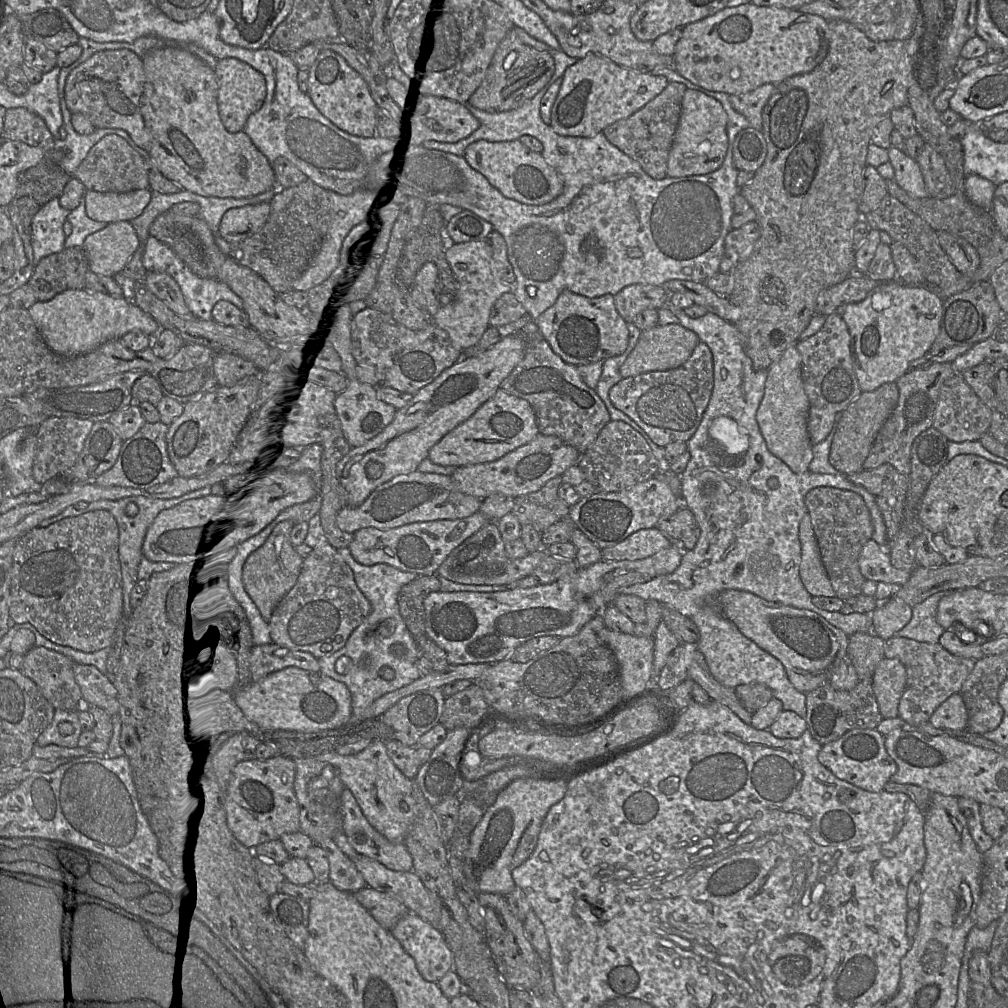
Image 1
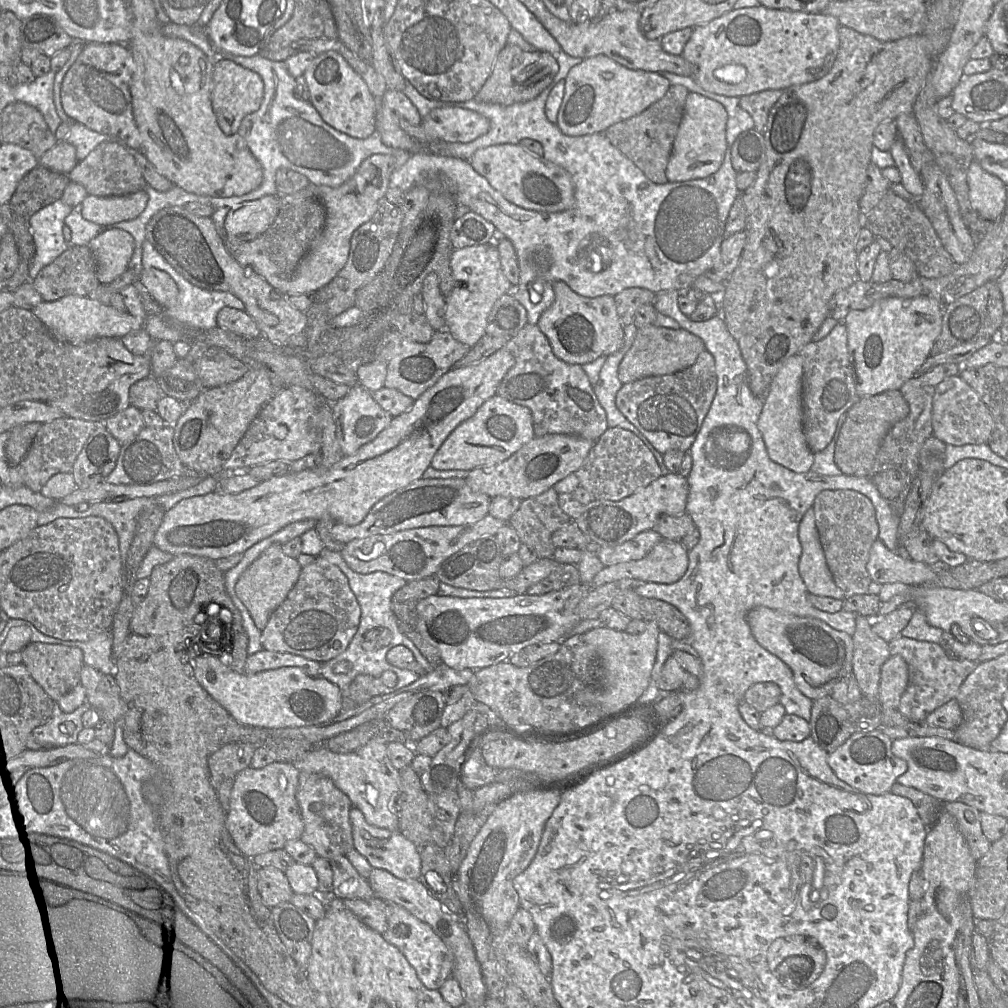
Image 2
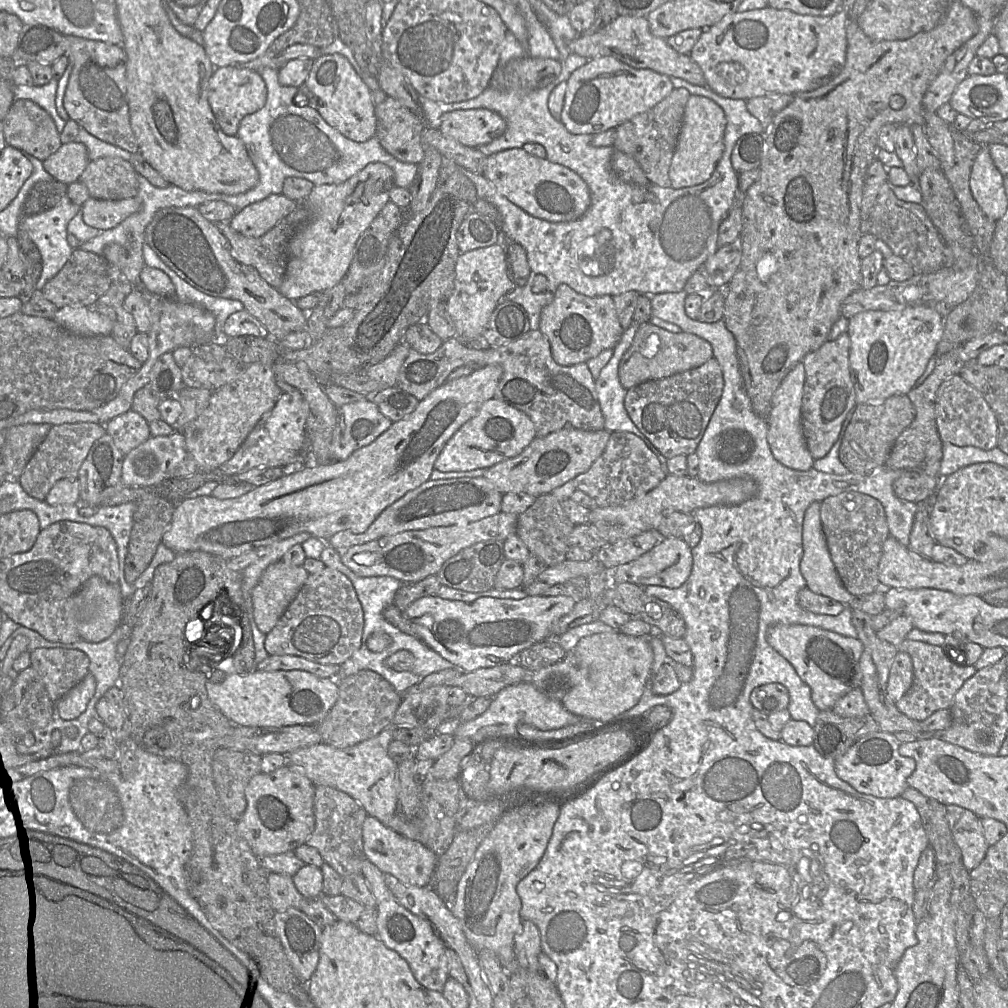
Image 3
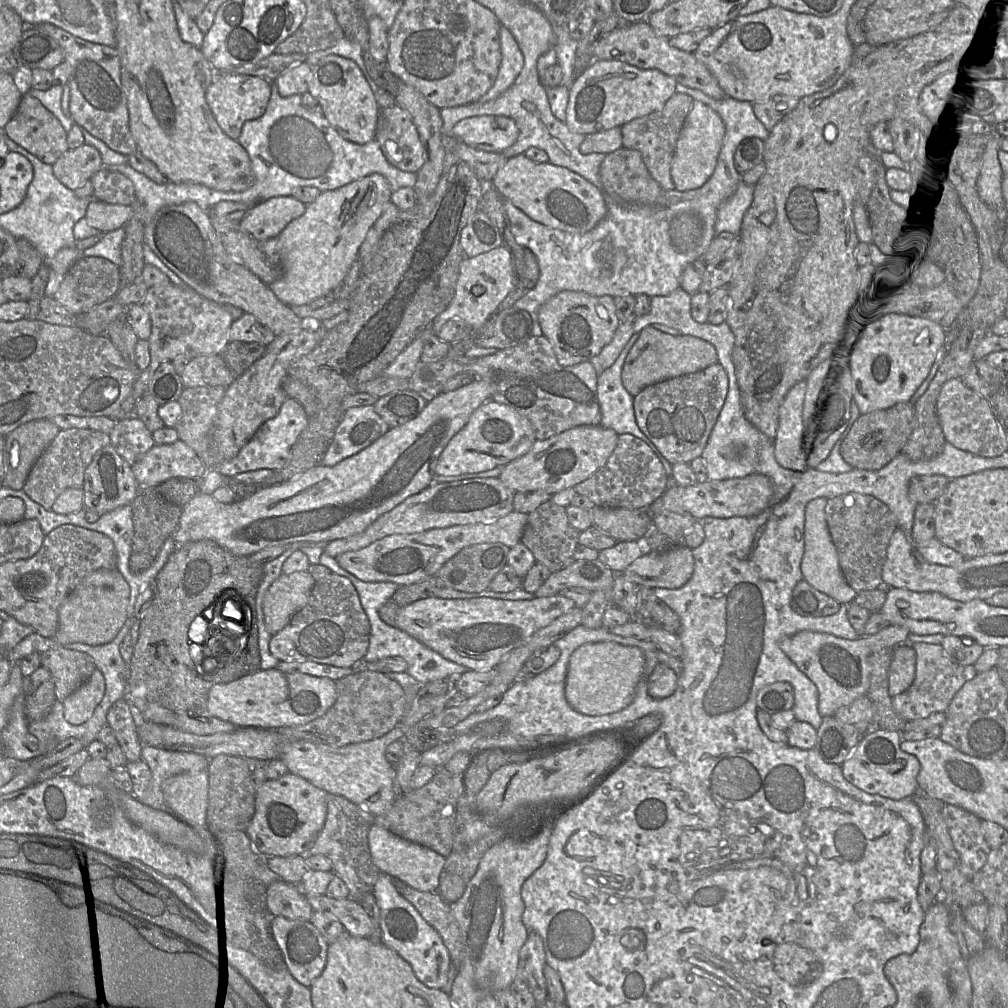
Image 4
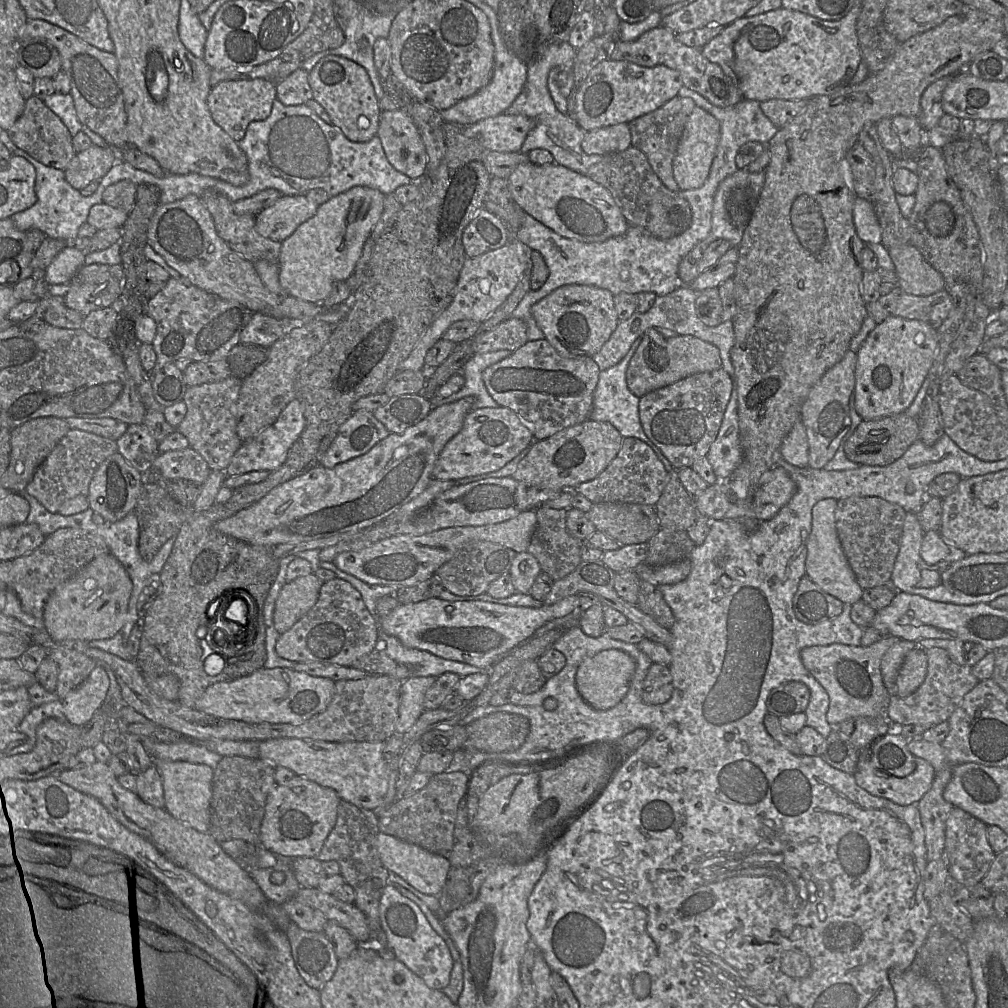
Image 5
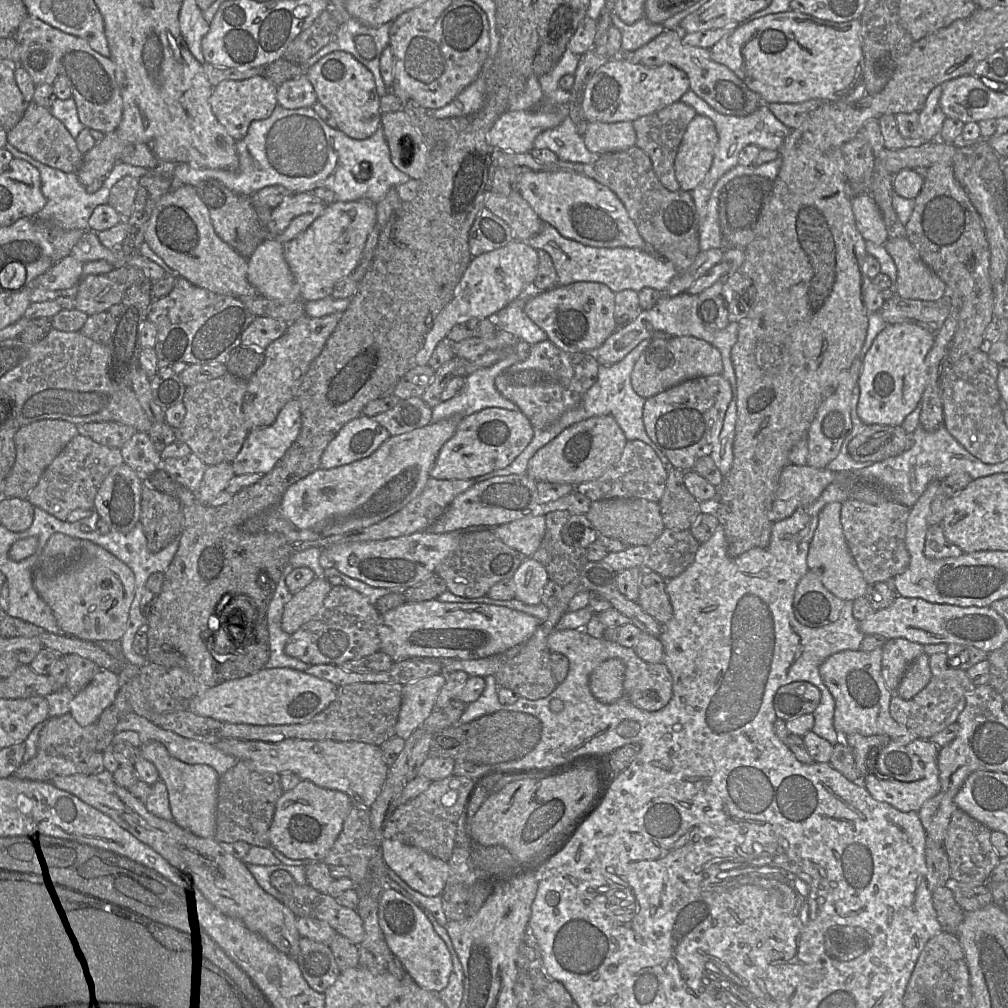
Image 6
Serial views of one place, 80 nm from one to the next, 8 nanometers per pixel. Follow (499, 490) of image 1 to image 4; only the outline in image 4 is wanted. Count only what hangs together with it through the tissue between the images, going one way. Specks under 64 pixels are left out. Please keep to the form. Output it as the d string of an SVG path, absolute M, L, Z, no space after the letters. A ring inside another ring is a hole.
M601 425L576 426L547 439L536 439L528 452L503 467L499 479L514 492L543 490L552 495L574 487L601 469L617 441L618 434L613 429Z

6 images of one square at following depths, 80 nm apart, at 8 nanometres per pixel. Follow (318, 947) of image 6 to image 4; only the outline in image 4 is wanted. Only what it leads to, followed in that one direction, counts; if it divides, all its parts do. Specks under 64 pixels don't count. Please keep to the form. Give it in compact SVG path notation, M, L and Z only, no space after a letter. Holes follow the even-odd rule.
M284 916L272 917L271 933L281 950L292 976L304 986L310 987L324 970L329 943L310 920L292 920Z

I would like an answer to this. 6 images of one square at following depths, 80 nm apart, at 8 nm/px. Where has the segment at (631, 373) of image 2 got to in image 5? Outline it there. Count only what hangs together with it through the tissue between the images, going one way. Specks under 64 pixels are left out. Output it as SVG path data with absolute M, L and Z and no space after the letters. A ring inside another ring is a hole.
M656 328L647 329L632 356L627 370L626 382L632 394L638 398L687 376L716 370L722 367L718 348L692 335L666 337Z

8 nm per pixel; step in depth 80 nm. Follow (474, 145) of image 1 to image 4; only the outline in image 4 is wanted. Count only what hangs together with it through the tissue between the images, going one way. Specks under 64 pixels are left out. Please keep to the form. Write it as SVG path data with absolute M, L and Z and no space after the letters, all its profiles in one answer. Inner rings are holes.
M525 153L507 157L491 180L499 194L533 220L552 228L583 233L604 218L607 206L603 191L580 174L563 166L536 162Z

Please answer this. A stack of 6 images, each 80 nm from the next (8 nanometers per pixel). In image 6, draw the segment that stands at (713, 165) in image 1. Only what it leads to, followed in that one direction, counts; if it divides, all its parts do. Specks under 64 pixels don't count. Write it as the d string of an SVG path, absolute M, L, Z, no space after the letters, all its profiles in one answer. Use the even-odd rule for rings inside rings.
M696 114L684 133L674 162L680 189L691 192L706 177L713 161L718 134L713 121Z

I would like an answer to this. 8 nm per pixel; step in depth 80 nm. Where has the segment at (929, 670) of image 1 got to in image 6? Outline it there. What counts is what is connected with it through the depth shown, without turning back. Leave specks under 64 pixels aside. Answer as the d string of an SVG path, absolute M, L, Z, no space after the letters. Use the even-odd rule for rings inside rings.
M937 653L929 656L931 679L912 699L905 700L893 694L890 701L890 714L900 725L915 733L919 739L929 740L957 719L965 707L967 696L976 686L969 679L967 672L955 669L948 664L946 653Z

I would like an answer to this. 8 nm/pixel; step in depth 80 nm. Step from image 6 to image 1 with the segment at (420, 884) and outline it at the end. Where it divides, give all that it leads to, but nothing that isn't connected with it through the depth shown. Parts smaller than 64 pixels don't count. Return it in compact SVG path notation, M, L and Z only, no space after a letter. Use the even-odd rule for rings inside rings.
M347 788L341 794L340 808L343 819L342 830L357 853L368 856L394 871L413 870L413 858L406 845L404 843L392 843L375 830L364 816L353 794Z

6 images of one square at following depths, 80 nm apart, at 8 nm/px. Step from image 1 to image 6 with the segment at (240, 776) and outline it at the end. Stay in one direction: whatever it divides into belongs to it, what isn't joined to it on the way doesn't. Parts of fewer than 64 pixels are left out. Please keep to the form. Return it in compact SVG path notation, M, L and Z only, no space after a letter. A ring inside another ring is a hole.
M302 779L277 801L270 826L270 845L290 859L322 861L341 833L352 807L353 802L346 793Z

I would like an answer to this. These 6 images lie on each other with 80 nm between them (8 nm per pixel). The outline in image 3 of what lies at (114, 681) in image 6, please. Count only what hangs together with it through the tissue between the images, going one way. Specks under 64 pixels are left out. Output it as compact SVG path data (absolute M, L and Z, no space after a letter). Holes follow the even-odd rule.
M88 673L63 698L56 702L59 715L64 720L78 718L87 708L96 691L96 679Z

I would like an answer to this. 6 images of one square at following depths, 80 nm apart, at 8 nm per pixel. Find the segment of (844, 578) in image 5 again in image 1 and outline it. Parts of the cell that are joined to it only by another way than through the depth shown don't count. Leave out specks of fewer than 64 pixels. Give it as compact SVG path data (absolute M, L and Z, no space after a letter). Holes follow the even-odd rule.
M808 512L799 524L799 540L801 545L799 574L805 589L812 596L836 596L821 560L820 550Z

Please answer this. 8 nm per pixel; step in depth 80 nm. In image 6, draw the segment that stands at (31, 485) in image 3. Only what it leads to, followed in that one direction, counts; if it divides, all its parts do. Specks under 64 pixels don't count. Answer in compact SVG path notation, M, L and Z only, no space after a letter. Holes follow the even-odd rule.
M78 434L45 469L37 485L28 494L28 500L34 507L62 521L66 521L73 510L94 510L100 486L111 470L122 463L124 460L119 448L110 448Z

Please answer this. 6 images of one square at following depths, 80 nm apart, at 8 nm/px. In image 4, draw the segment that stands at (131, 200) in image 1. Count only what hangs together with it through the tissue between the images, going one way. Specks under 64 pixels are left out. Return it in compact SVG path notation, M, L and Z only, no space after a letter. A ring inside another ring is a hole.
M95 199L87 207L87 223L101 233L125 227L134 213L134 206L110 204Z

